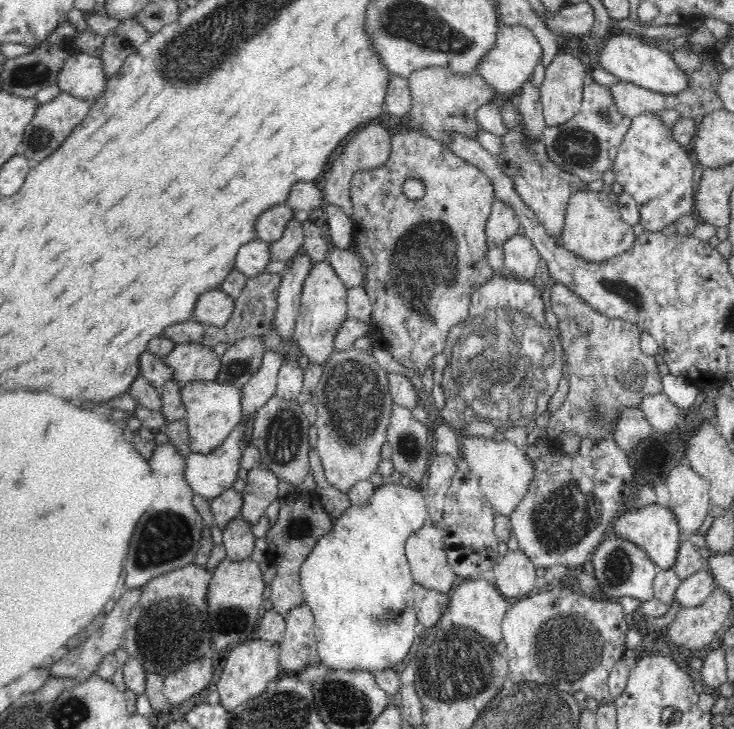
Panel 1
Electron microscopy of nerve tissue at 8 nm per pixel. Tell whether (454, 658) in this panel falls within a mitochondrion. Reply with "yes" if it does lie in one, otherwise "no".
yes

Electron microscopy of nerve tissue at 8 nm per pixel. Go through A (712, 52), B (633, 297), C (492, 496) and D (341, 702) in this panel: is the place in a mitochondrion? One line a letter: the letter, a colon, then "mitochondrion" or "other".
A: other
B: mitochondrion
C: other
D: mitochondrion

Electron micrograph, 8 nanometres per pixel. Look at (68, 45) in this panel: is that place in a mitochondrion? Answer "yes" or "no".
no

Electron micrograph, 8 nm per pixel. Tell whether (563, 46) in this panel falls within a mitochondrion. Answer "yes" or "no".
no

